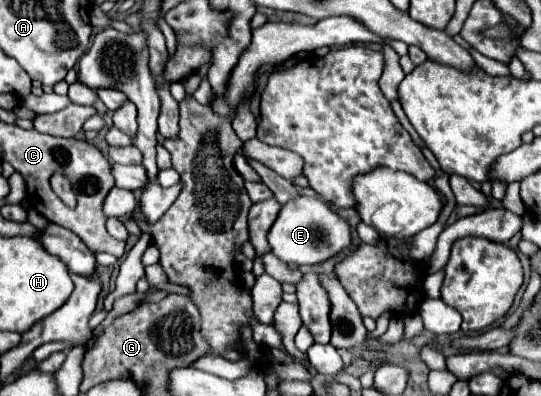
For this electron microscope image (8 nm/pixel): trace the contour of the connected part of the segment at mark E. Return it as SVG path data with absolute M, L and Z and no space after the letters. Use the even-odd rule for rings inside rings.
M299 195L281 207L281 211L267 235L267 241L271 245L271 253L275 257L279 257L281 261L295 263L295 265L315 265L315 263L323 263L323 261L339 255L343 249L347 249L353 241L351 235L353 235L351 225L343 217L339 217L329 207L329 203L325 203L323 199L317 199L317 197Z

